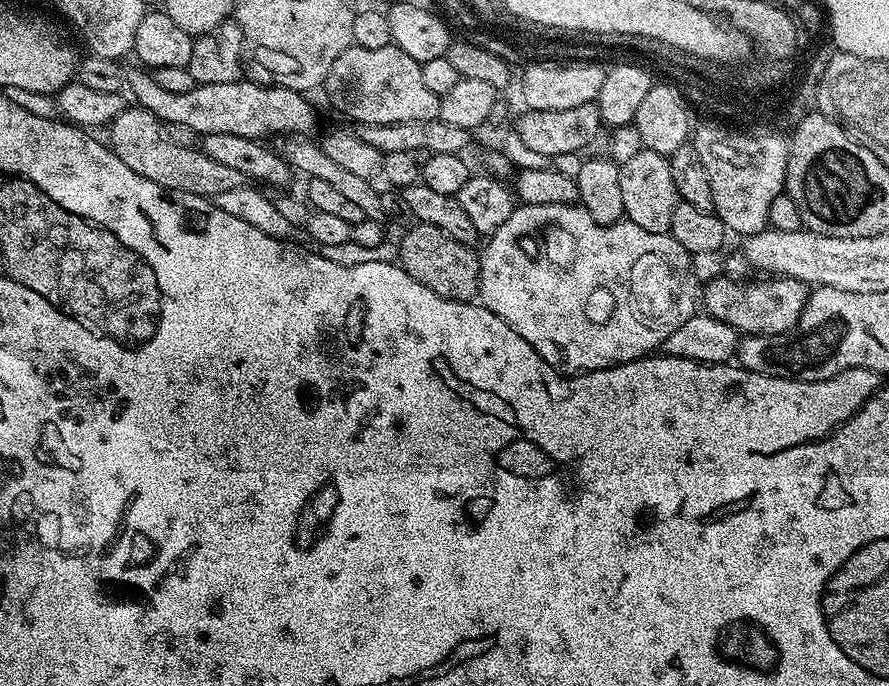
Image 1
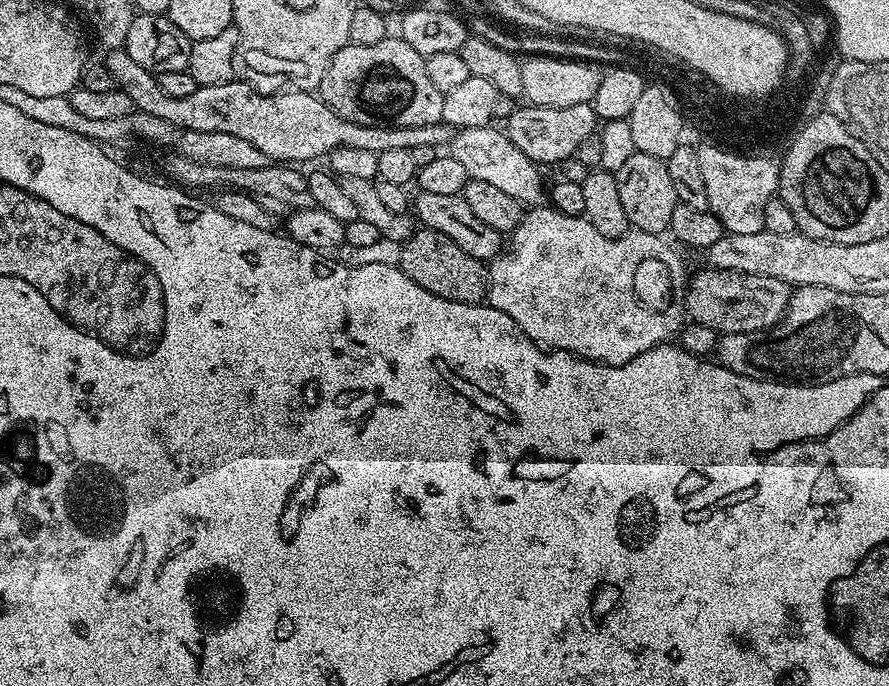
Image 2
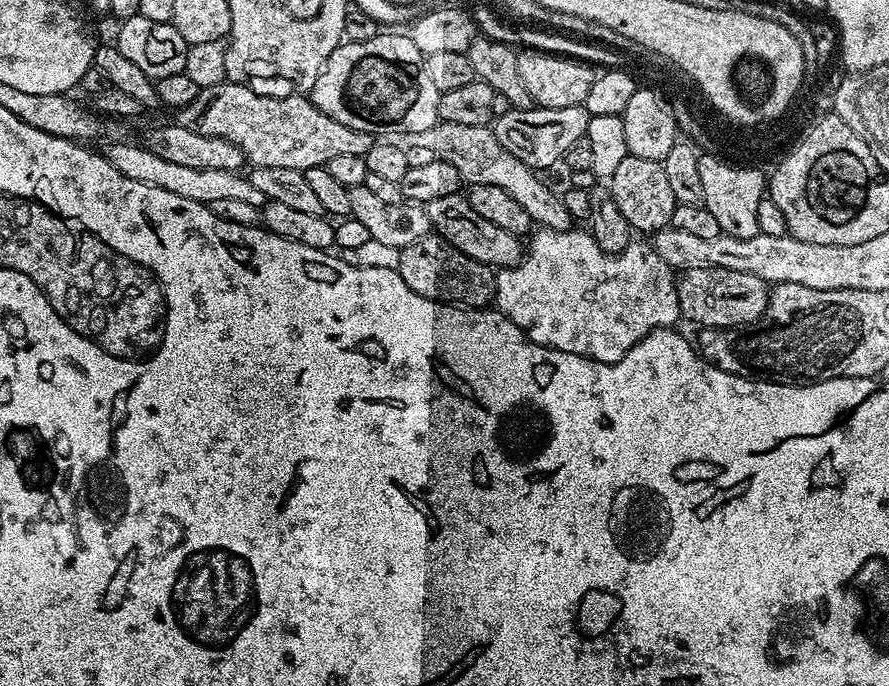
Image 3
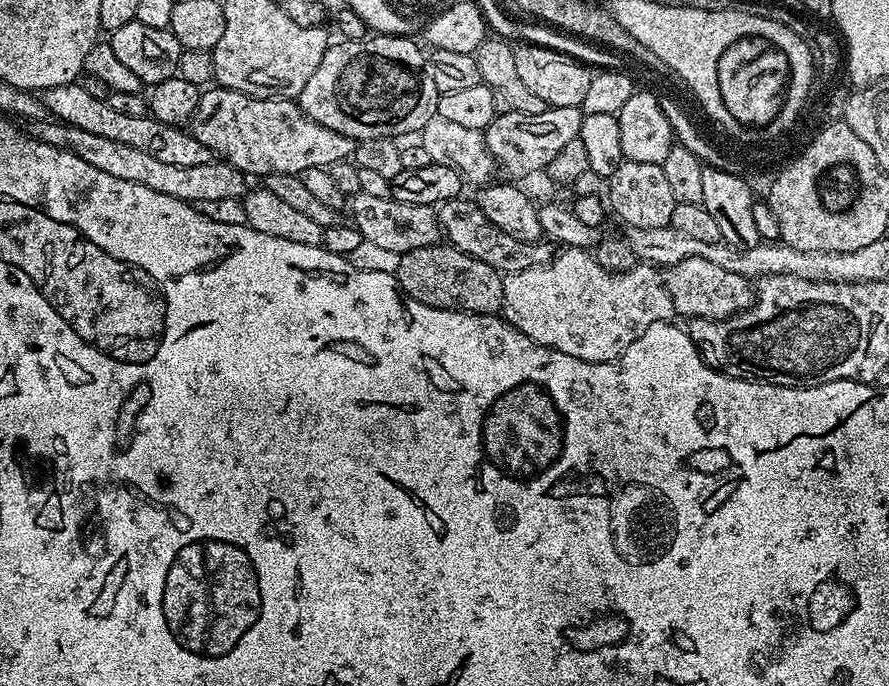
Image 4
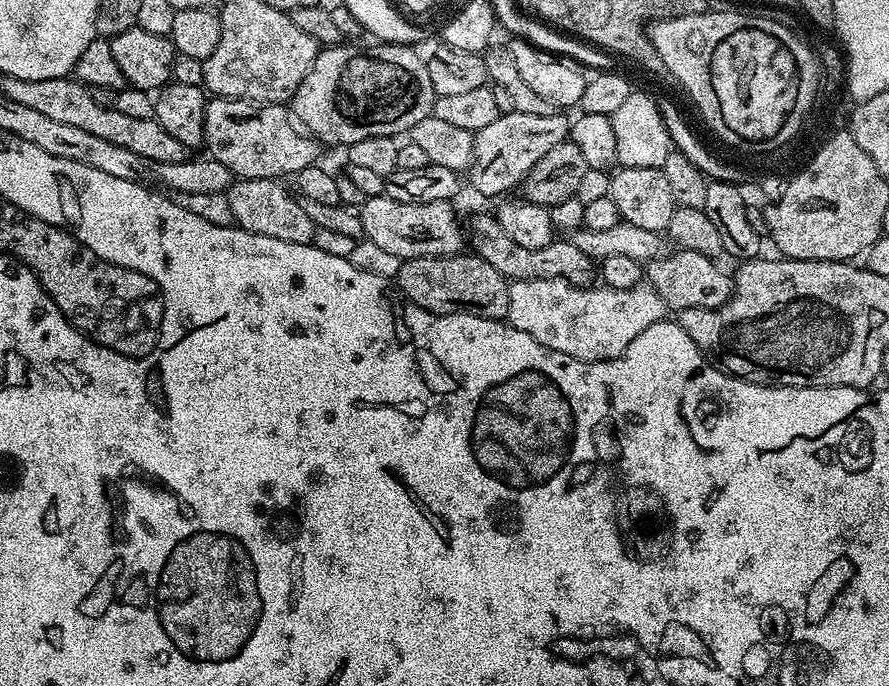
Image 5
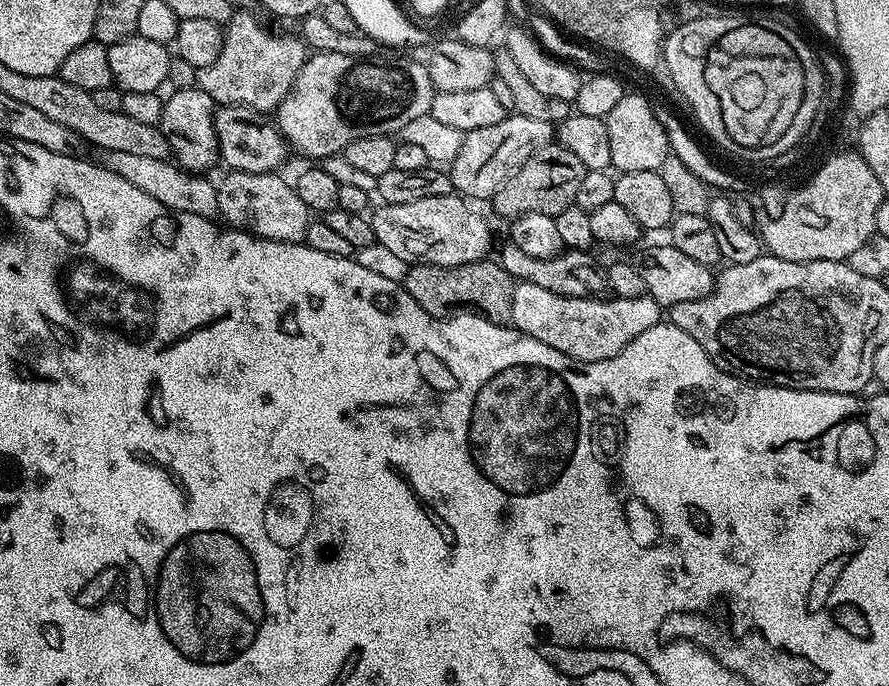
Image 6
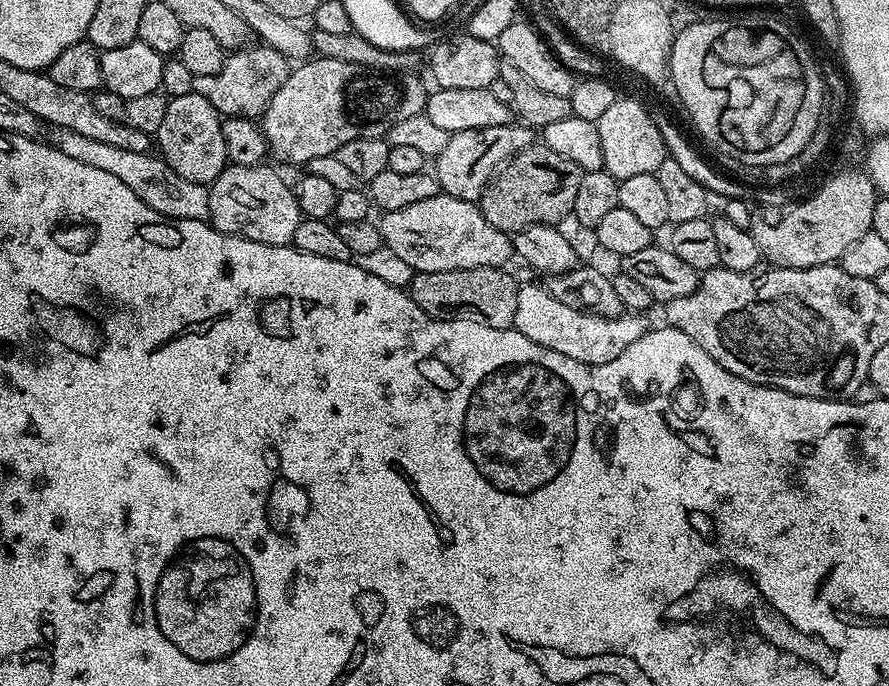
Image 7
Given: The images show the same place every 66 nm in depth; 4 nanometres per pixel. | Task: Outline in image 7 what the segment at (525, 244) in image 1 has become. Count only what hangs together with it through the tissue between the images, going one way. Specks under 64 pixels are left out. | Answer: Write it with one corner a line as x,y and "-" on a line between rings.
520,284
518,290
518,310
514,310
514,327
530,342
542,346
546,350
554,350
558,354
566,354
566,358
574,358
574,362
583,364
605,364
614,362
626,346
638,342
650,331
649,317
639,312
625,311
613,320
596,316
593,312
583,312
581,308
566,306
566,302
558,302
547,287
536,284

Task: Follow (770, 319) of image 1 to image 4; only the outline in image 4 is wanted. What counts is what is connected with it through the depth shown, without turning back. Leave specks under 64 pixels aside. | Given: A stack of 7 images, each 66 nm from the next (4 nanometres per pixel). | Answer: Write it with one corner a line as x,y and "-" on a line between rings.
685,258
663,269
662,275
670,294
672,311
677,317
701,316
707,320
725,320
747,310
754,299
754,284
749,277
734,274
734,270
726,270
714,262
706,262
706,258

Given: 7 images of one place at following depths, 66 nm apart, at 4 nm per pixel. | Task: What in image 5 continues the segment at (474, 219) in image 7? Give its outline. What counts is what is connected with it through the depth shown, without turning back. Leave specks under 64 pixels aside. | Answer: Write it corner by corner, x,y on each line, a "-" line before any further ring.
370,196
359,205
364,236
374,246
394,254
401,262
427,256
459,256
466,248
466,232
453,205
442,202
394,202
389,196

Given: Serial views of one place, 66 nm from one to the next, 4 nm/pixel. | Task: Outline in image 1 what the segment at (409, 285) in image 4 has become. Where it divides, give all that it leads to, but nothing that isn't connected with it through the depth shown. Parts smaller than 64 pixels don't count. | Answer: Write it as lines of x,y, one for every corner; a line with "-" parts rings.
421,224
411,225
413,228
398,240
398,263
422,286
434,290
447,300
472,302
480,291
480,257
475,247
450,238
438,226

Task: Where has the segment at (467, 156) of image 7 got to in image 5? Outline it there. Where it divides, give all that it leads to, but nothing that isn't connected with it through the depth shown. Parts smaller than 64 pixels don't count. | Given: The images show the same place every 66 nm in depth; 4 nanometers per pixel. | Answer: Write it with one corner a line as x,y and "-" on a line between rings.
553,110
546,114
522,114
505,111
490,126
482,126
472,137
472,184
484,196
500,196
512,187
523,185
524,177
554,146
570,136
570,120
567,115

